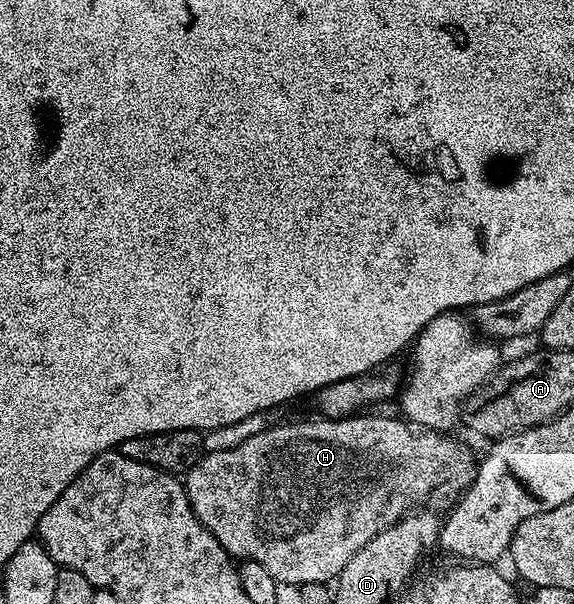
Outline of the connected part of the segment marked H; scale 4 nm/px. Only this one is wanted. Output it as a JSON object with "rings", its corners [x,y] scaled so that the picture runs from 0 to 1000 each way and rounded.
{"rings":[[[648,685],[549,692],[517,702],[488,699],[456,719],[443,719],[443,725],[429,725],[422,738],[350,755],[324,783],[328,829],[338,851],[399,921],[463,937],[490,969],[584,962],[596,937],[652,884],[686,871],[711,849],[751,836],[751,828],[787,831],[814,815],[833,773],[831,757],[822,757],[821,745],[793,728],[793,720],[733,712],[683,689],[641,687]]]}

